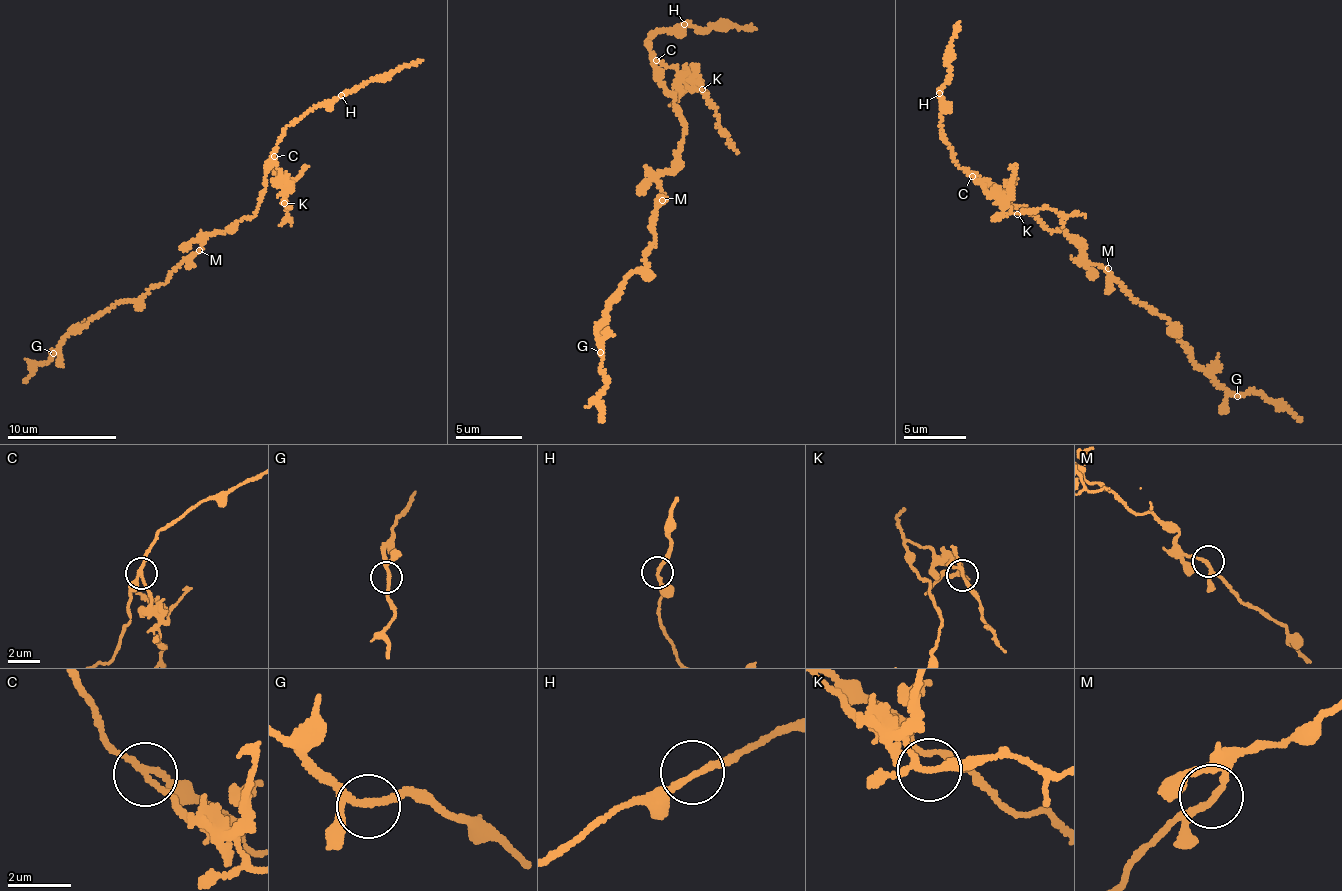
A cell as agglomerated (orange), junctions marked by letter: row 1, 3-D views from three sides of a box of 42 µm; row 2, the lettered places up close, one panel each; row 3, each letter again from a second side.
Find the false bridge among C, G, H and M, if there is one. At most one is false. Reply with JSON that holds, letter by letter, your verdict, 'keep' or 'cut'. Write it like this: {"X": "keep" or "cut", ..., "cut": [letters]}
{"C": "cut", "G": "keep", "H": "keep", "M": "keep", "cut": ["C"]}

